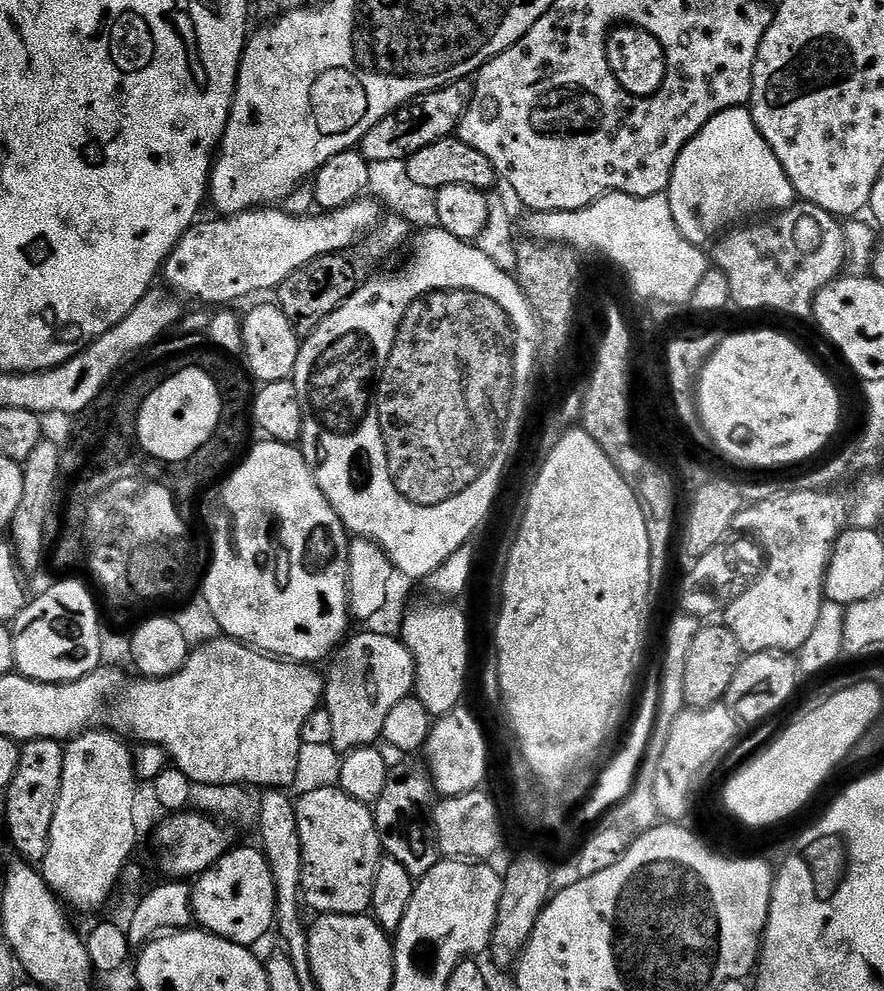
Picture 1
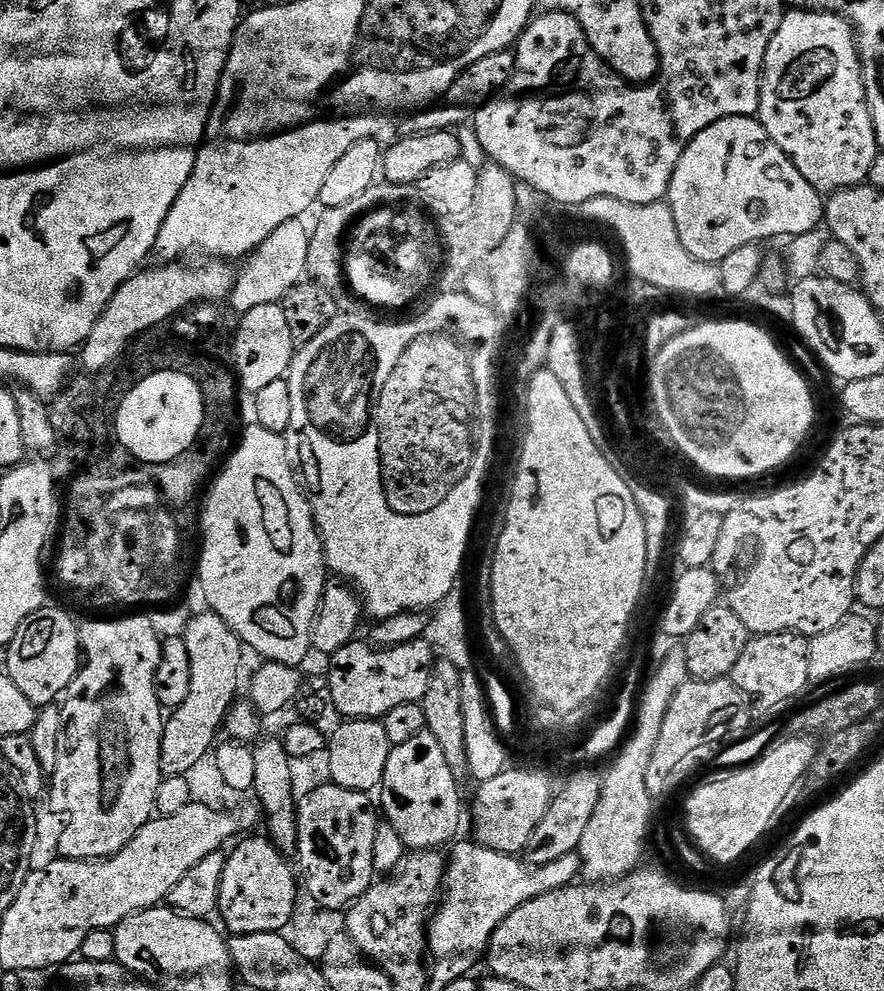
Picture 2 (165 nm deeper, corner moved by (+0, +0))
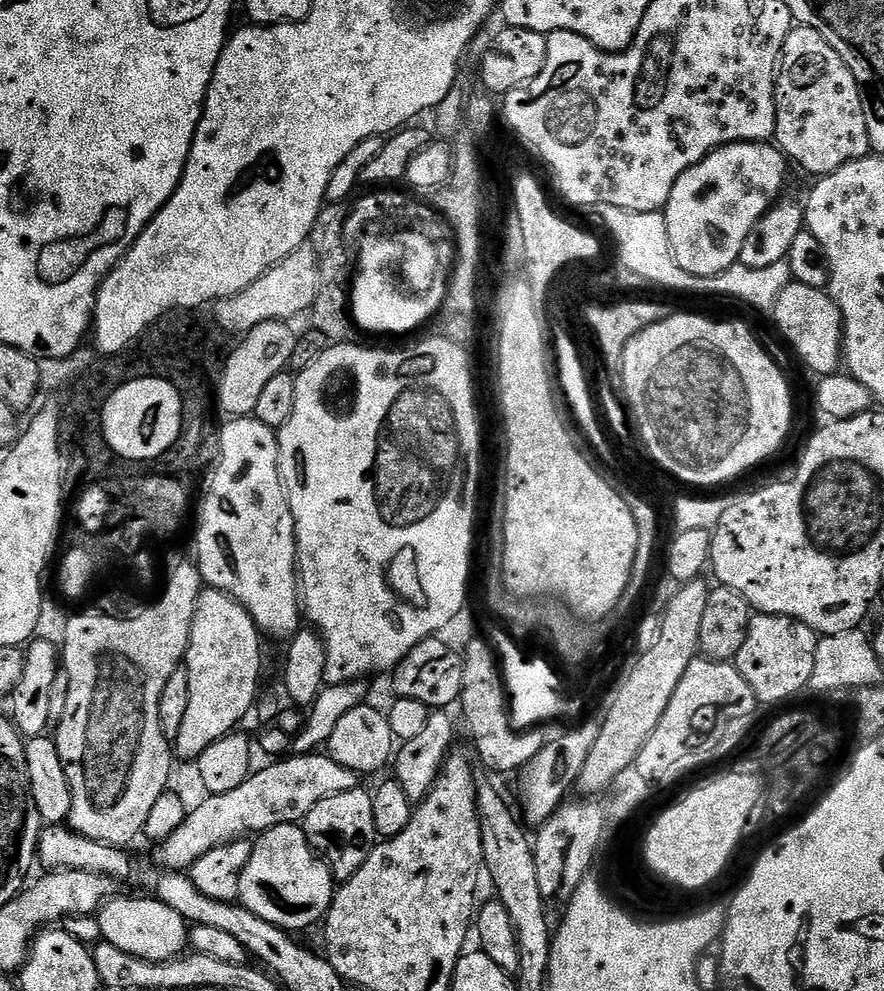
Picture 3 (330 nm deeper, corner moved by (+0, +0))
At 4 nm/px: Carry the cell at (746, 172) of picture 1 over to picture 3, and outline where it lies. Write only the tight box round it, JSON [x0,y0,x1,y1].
[664,143,789,276]

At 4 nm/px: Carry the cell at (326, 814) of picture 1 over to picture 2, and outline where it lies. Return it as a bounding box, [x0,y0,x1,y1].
[295,782,378,911]

